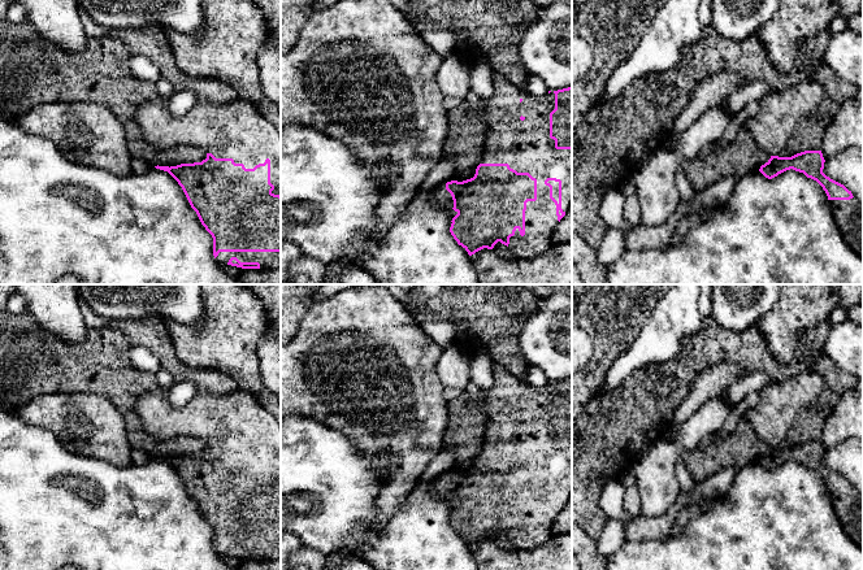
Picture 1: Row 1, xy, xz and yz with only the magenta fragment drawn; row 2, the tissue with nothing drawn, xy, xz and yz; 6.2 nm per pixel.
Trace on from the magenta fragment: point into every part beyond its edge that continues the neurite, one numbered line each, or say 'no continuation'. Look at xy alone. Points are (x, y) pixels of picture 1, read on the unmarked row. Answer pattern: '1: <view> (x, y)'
1: xy (237, 421)

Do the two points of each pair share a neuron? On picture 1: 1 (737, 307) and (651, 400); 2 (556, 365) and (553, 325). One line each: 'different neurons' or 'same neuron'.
1: different neurons
2: same neuron

